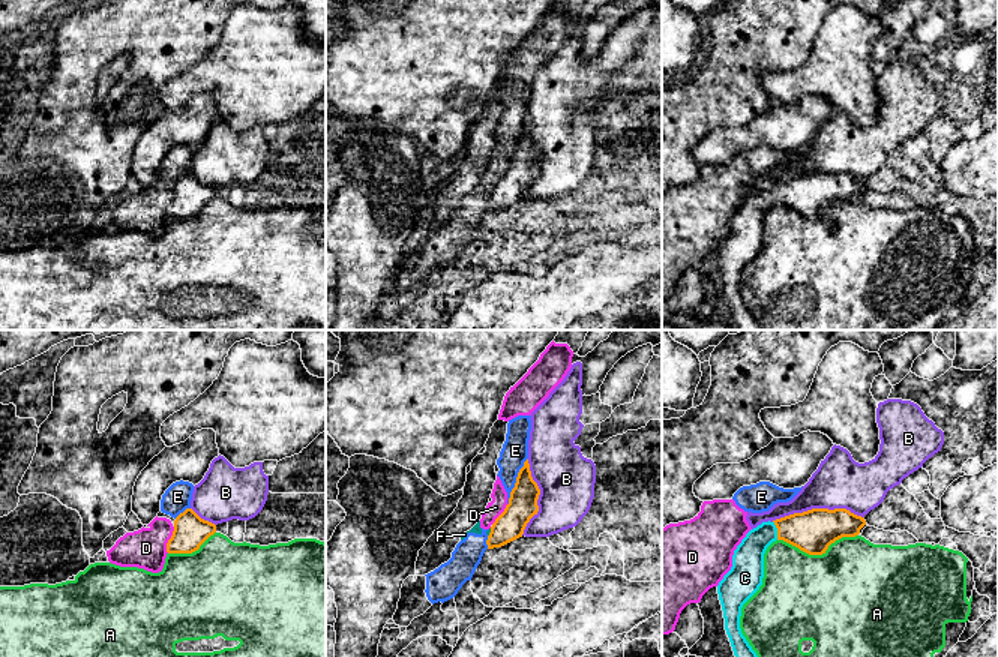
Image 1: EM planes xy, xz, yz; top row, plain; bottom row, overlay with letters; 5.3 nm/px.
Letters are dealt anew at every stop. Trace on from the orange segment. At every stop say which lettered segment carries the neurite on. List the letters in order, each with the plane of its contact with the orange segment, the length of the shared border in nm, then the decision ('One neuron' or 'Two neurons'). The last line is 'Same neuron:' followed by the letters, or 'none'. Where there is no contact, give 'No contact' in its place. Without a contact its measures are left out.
A: Touches orange in yz. Shared border 440 nm. Two neurons
B: Touches orange in yz. Shared border 500 nm. Two neurons
C: Touches orange in yz. Shared border 110 nm. One neuron
D: Touches orange in xy. Shared border 150 nm. Two neurons
E: Touches orange in xz. Shared border 280 nm. Two neurons
F: Touches orange in xz. Shared border 50 nm. Two neurons
Same neuron: C

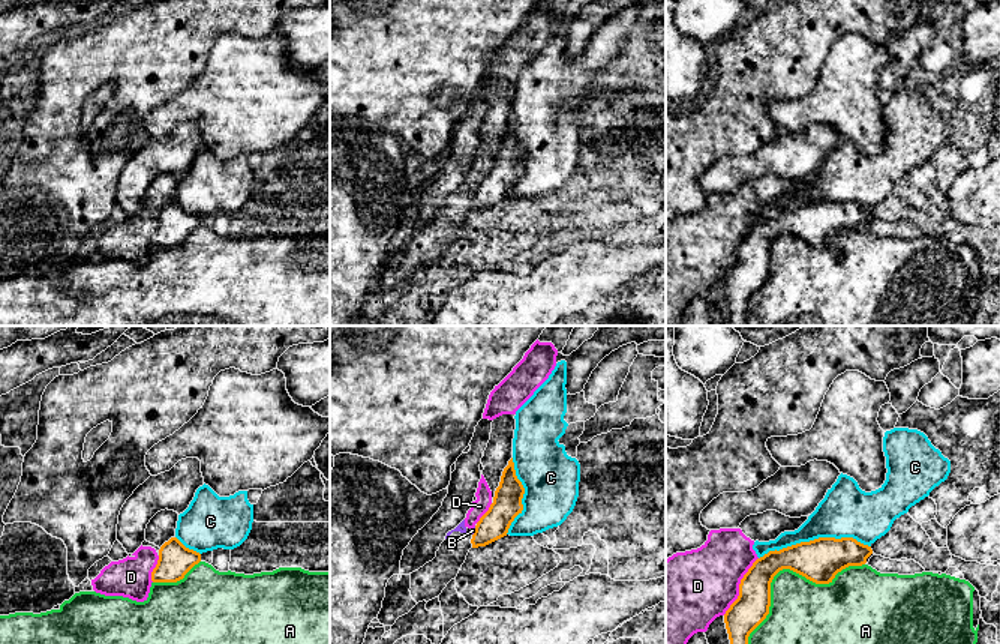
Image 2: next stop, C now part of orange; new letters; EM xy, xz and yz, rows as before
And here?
A: Touches orange in yz. Shared border 800 nm. Two neurons
B: Touches orange in xz. Shared border 50 nm. Two neurons
C: Touches orange in yz. Shared border 600 nm. Two neurons
D: Touches orange in yz. Shared border 360 nm. Two neurons
Same neuron: none

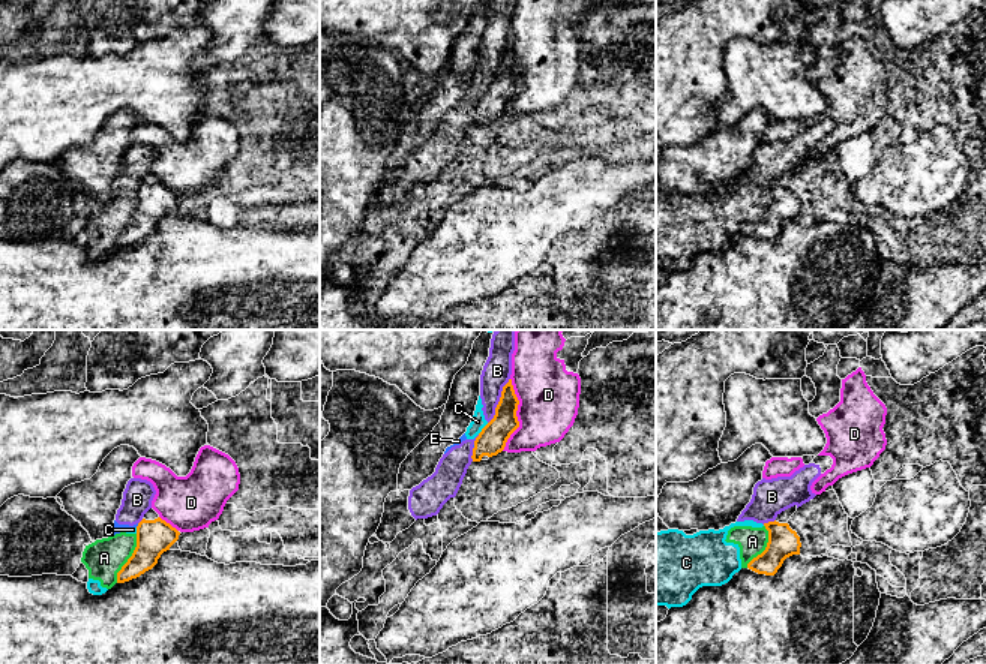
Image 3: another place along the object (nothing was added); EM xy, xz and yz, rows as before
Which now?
A: Touches orange in xy. Shared border 280 nm. Two neurons
B: Touches orange in xz. Shared border 280 nm. Two neurons
C: Touches orange in xz. Shared border 90 nm. Two neurons
D: Touches orange in xz. Shared border 400 nm. Two neurons
E: Touches orange in xy. Shared border 30 nm. Two neurons
Same neuron: none

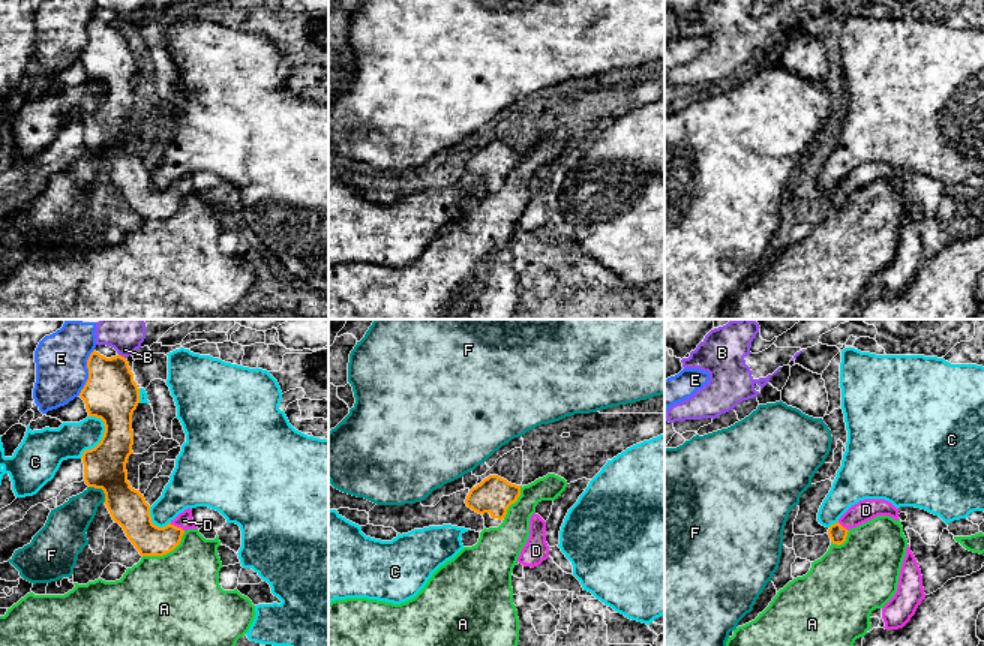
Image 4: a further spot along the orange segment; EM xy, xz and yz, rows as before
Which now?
A: Touches orange in xy. Shared border 280 nm. Two neurons
B: Touches orange in xy. Shared border 50 nm. Two neurons
C: Touches orange in xy. Shared border 240 nm. Two neurons
D: Touches orange in xy. Shared border 90 nm. One neuron
E: Touches orange in xy. Shared border 260 nm. Two neurons
F: Touches orange in xy. Shared border 130 nm. Two neurons
Same neuron: D

